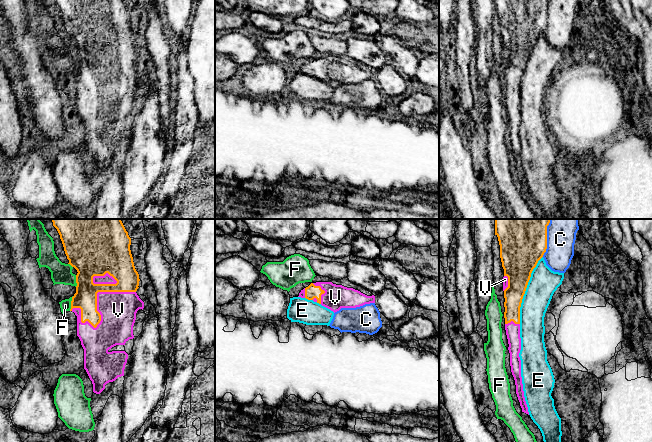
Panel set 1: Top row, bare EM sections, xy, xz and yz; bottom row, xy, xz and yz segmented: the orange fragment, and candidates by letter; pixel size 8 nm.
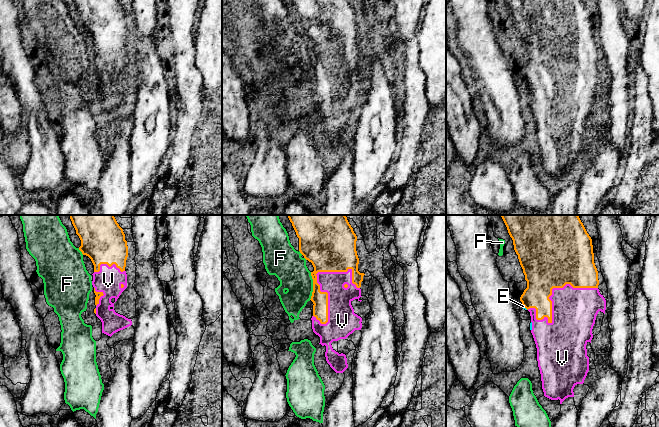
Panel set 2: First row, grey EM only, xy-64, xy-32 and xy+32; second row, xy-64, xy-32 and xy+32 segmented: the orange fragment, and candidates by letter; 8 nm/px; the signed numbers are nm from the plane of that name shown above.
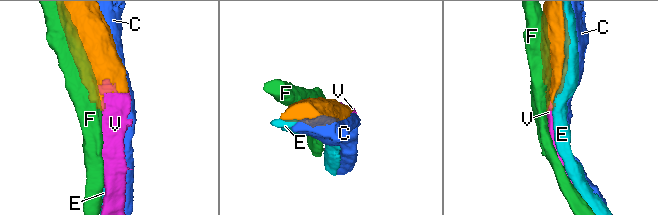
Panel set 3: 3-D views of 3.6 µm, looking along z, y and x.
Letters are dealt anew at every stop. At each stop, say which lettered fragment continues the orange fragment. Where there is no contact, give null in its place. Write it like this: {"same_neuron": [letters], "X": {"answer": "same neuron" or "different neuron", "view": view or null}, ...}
{"same_neuron": ["V"], "C": {"answer": "different neuron", "view": "yz"}, "E": {"answer": "different neuron", "view": "yz"}, "F": {"answer": "different neuron", "view": "xy"}, "V": {"answer": "same neuron", "view": "xy"}}

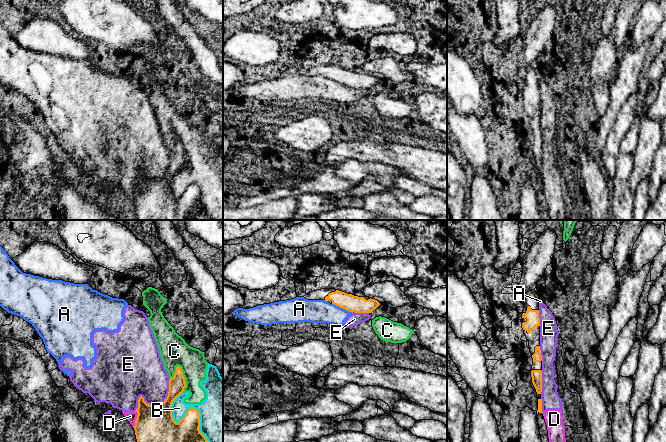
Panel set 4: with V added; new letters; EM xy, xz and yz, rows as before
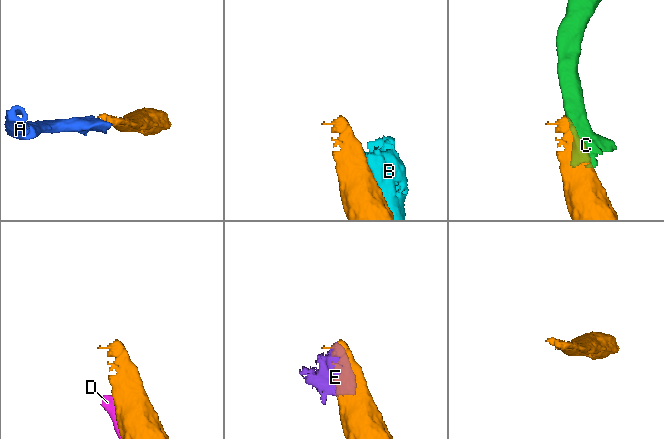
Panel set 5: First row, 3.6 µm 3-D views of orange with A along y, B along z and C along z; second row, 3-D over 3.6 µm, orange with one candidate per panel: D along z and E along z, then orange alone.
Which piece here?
{"same_neuron": [], "A": {"answer": "different neuron", "view": "xz"}, "B": {"answer": "different neuron", "view": "xy"}, "C": {"answer": "different neuron", "view": "xy"}, "D": {"answer": "different neuron", "view": "xy"}, "E": {"answer": "different neuron", "view": "xy"}}

